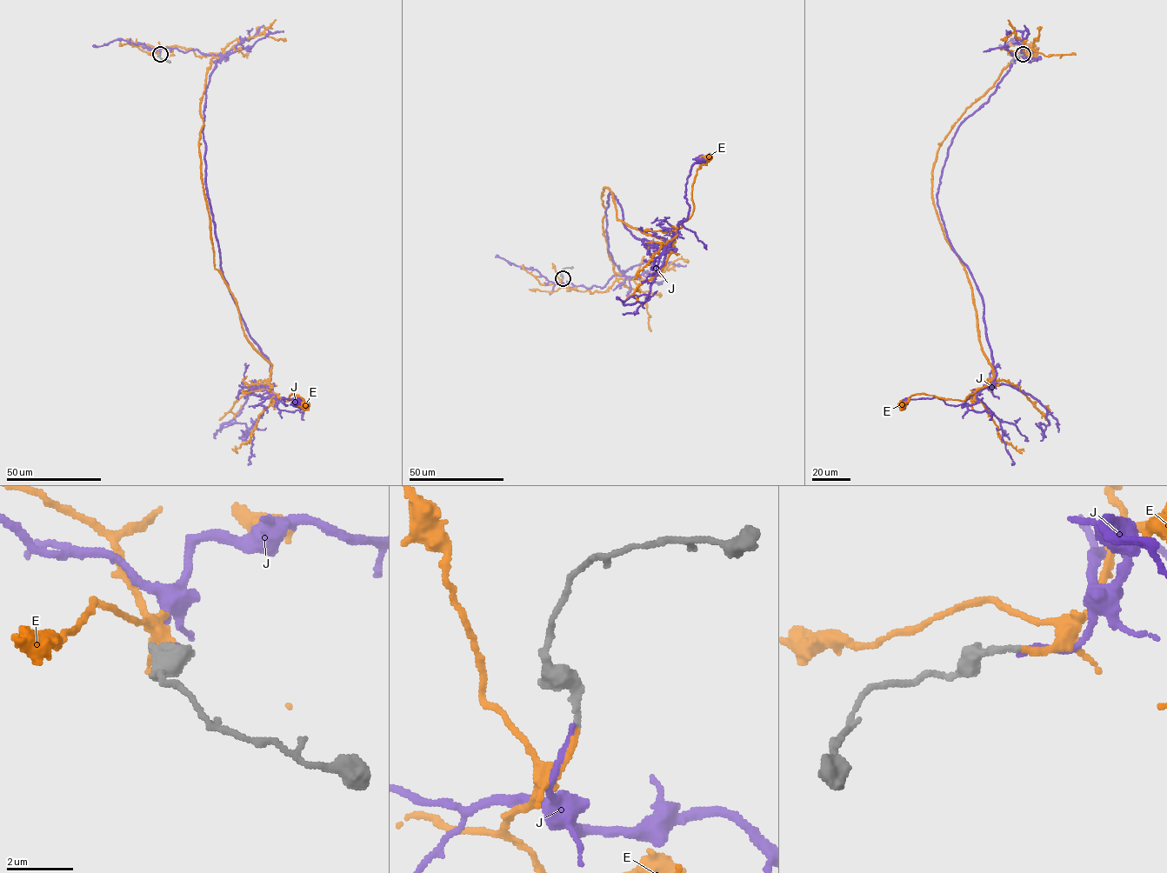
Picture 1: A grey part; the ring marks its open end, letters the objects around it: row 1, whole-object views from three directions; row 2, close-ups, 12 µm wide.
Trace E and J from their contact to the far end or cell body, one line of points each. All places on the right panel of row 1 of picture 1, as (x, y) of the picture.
E: (1023, 55), (1037, 48), (966, 109), (932, 171), (994, 379), (963, 401), (921, 394), (901, 404)
J: (1022, 55), (1032, 51), (958, 127), (936, 194), (983, 302), (996, 378), (956, 405), (904, 402)

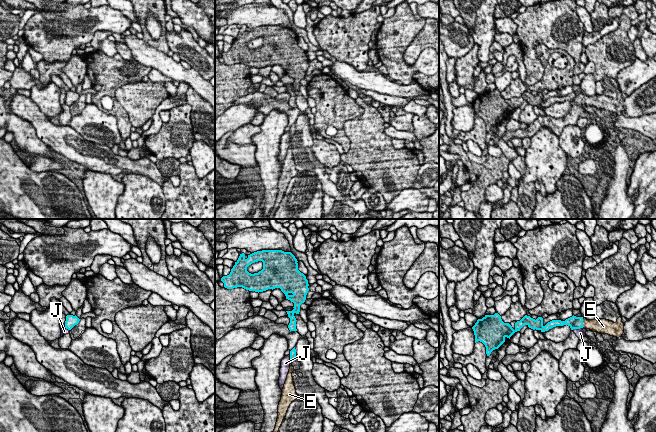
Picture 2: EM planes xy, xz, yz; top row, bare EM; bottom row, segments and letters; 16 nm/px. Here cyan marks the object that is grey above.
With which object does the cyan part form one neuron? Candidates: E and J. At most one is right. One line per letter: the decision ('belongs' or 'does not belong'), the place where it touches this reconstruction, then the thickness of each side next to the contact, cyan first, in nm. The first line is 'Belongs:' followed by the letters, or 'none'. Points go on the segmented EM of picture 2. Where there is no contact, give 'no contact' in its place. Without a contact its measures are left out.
Belongs: E
E: belongs; meets cyan in yz at (582, 322); 200 nm thick on the cyan side, 220 nm on the other
J: does not belong; meets cyan in yz at (577, 328); 200 nm thick on the cyan side, 160 nm on the other

